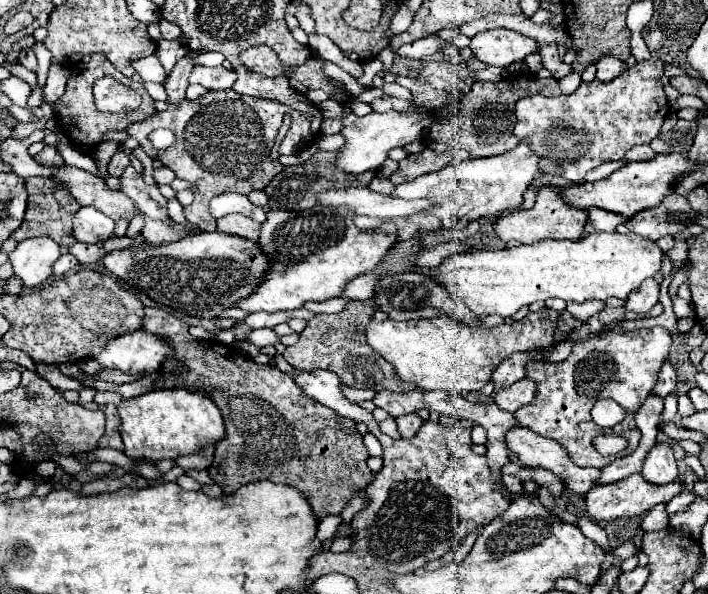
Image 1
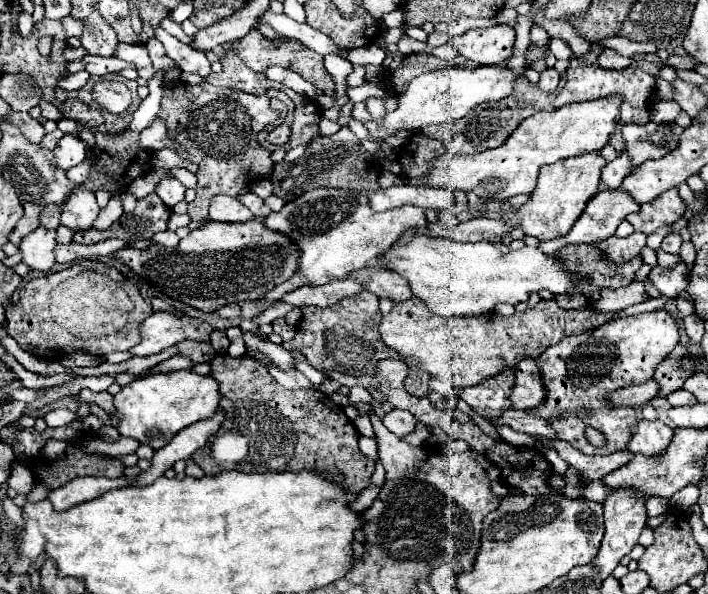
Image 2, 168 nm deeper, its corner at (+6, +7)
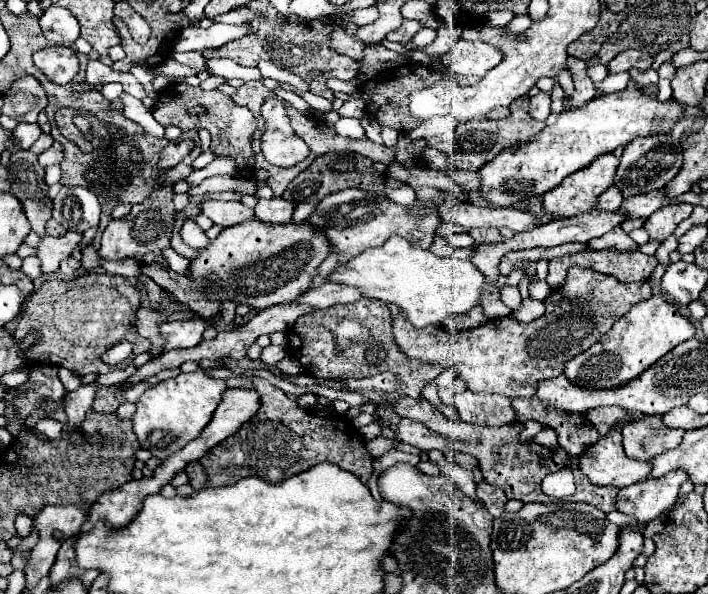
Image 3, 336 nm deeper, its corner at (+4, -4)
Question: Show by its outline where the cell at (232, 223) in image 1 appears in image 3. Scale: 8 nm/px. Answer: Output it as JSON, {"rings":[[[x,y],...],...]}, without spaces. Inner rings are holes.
{"rings":[[[207,200],[203,204],[203,214],[209,216],[215,224],[221,224],[223,228],[253,218],[251,208],[243,206],[241,202],[225,202],[225,200]]]}

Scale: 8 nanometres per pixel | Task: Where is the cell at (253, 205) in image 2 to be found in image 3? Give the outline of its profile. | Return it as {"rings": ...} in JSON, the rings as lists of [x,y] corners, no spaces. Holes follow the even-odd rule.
{"rings":[[[271,198],[271,200],[259,200],[255,206],[255,218],[271,224],[287,224],[291,222],[291,216],[295,212],[295,204],[285,198]]]}

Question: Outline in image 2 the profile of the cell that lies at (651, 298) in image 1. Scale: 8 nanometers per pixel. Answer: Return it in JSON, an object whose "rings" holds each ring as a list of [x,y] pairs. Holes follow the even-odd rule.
{"rings":[[[679,263],[673,269],[655,267],[655,269],[651,269],[647,279],[653,287],[657,287],[661,291],[661,295],[677,297],[677,293],[687,287],[687,275],[689,275],[689,269],[683,263]]]}

